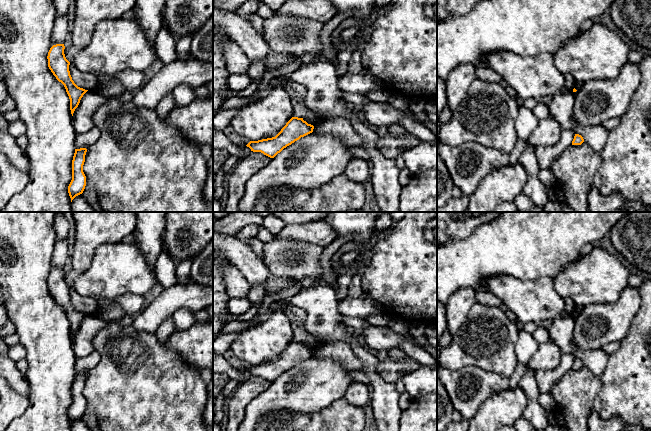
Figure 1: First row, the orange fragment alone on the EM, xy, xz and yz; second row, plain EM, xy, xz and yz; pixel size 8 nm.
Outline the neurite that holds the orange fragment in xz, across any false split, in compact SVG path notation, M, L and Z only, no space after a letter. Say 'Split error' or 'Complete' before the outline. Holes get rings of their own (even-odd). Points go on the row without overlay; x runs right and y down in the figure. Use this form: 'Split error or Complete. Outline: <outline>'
Complete. Outline: M292 341L275 361L250 365L246 370L253 376L261 376L274 382L287 370L312 357L313 353L314 350L308 348L303 342Z

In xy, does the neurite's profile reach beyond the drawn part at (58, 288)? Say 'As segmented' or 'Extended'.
As segmented

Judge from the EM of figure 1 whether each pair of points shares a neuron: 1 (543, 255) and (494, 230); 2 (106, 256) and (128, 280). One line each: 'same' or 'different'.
1: same
2: same

